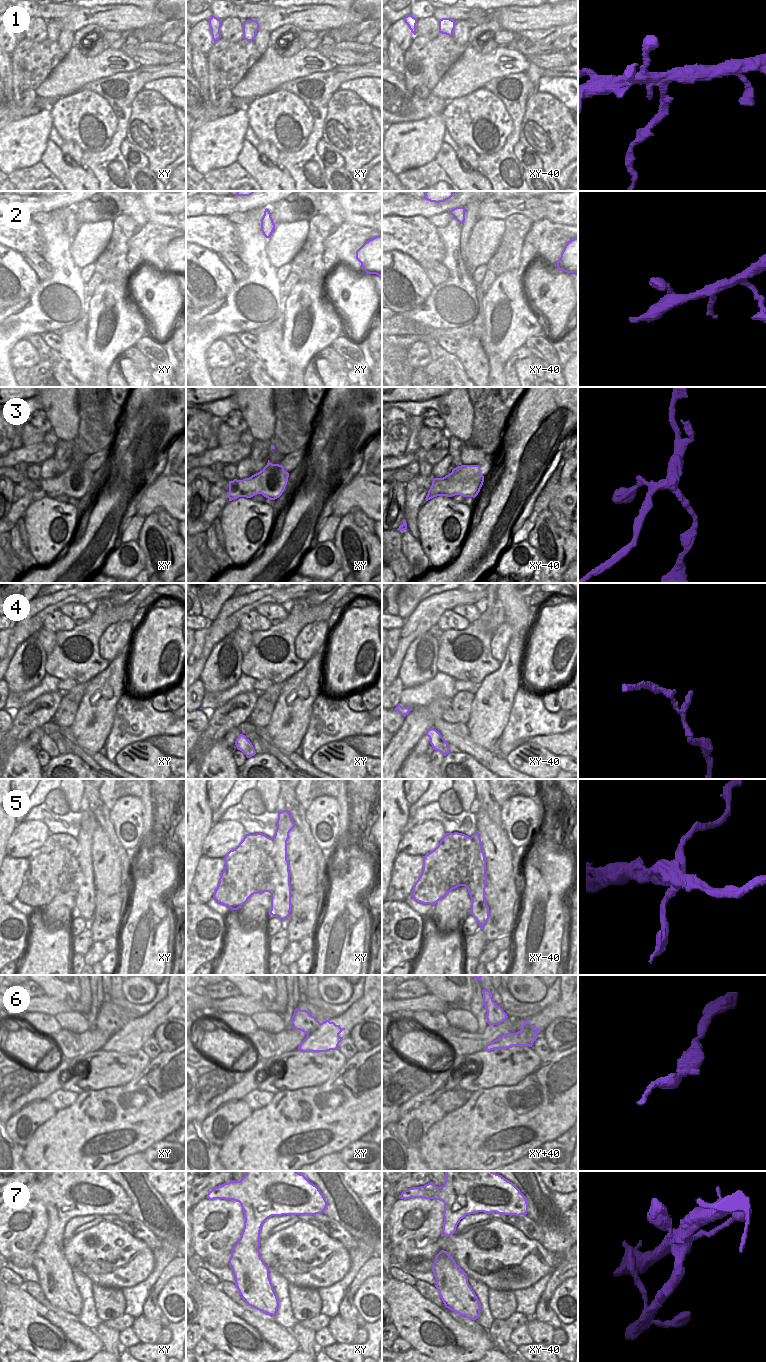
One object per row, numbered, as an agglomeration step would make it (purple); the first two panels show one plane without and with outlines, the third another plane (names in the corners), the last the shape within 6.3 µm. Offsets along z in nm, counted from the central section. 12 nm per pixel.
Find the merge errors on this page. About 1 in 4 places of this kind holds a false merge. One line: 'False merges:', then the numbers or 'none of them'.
False merges: 1, 3, 5

